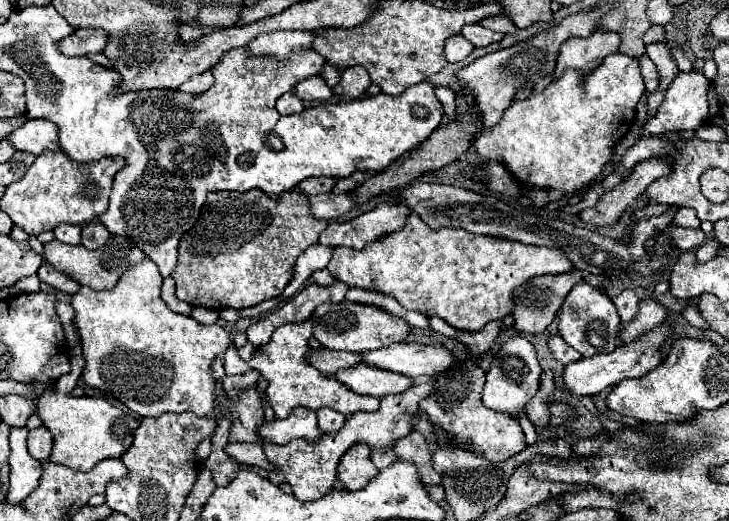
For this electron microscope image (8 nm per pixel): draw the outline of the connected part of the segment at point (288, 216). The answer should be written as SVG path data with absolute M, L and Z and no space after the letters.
M259 189L245 193L237 191L215 191L207 195L207 201L201 209L197 223L181 237L177 267L171 273L177 287L177 297L193 307L203 305L209 309L245 309L261 301L277 297L293 277L293 267L297 257L313 243L317 243L321 231L327 227L327 221L315 219L309 211L307 195L287 191L279 199L271 199Z

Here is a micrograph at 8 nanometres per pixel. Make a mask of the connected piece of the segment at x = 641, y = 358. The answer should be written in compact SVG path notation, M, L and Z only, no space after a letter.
M667 319L659 325L655 325L651 331L639 335L635 341L627 343L627 345L619 345L617 351L613 353L607 353L607 355L595 355L595 357L589 357L589 359L581 359L581 361L575 361L573 365L567 365L565 367L565 373L563 373L563 381L565 381L565 387L569 391L573 391L577 397L579 395L597 395L601 393L605 387L609 385L617 385L619 381L623 379L629 379L629 377L641 377L645 373L649 373L651 369L655 369L659 363L661 363L661 347L663 347L663 341L667 341L667 337L671 337L675 331L675 321L673 319Z

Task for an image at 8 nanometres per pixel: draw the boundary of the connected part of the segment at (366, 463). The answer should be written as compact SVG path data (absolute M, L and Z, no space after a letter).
M357 443L341 457L337 467L337 479L345 489L349 491L365 489L367 481L371 481L371 477L379 473L379 469L369 461L369 453L371 449L365 443Z

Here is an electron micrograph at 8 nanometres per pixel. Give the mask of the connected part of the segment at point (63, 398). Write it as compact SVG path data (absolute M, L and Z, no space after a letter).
M57 303L55 309L57 315L61 317L65 339L69 343L71 371L55 381L57 387L55 391L43 393L43 397L39 399L37 415L53 435L53 449L49 461L61 463L75 471L89 471L103 459L121 457L131 447L131 433L135 431L139 421L133 415L125 413L123 409L113 407L103 397L71 397L71 391L79 381L79 335L73 325L73 317L75 317L73 307L69 303Z

